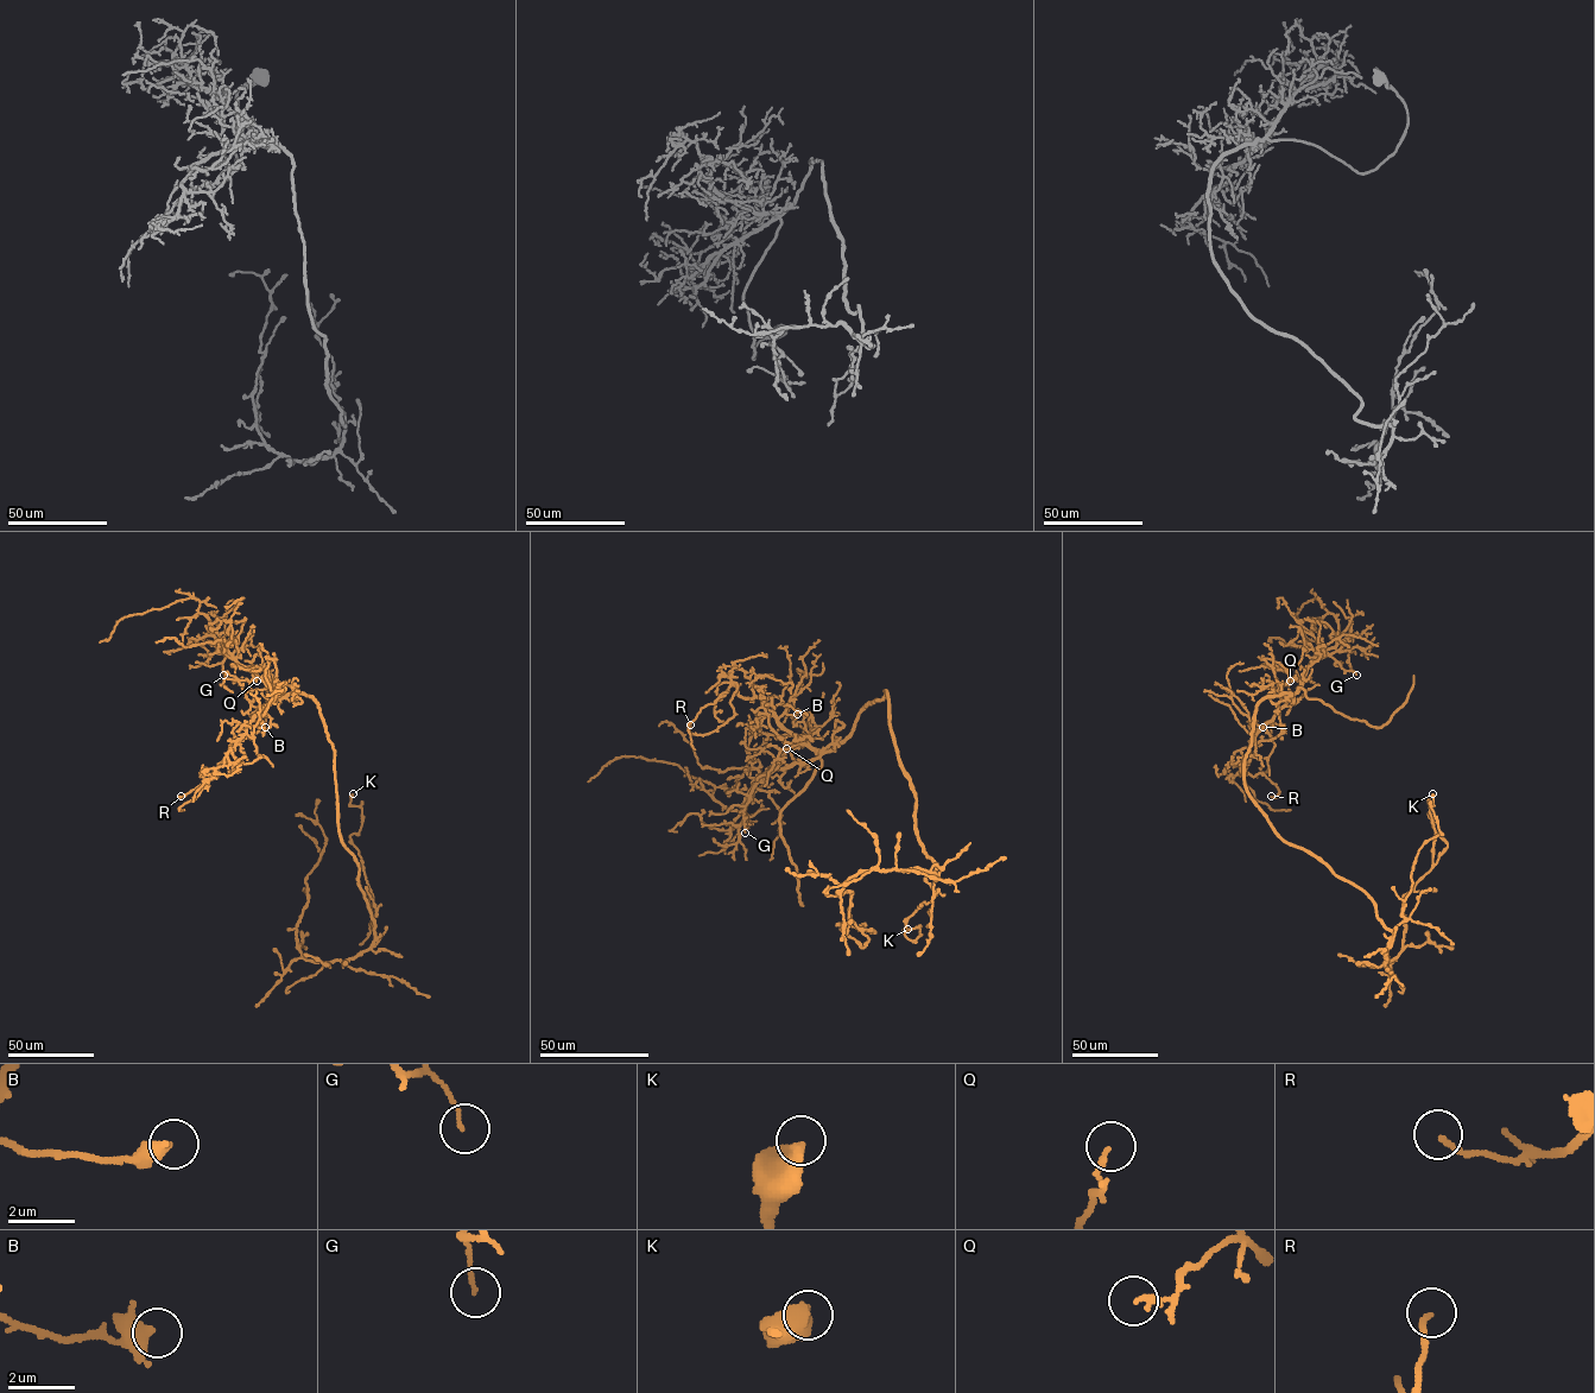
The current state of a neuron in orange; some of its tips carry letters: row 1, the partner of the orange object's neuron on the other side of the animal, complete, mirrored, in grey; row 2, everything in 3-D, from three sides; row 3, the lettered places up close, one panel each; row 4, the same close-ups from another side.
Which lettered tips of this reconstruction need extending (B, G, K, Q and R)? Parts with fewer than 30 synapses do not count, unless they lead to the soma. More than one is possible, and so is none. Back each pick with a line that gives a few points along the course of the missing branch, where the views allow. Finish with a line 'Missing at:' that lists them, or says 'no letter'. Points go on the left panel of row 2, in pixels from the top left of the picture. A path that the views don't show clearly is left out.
Missing at: no letter

